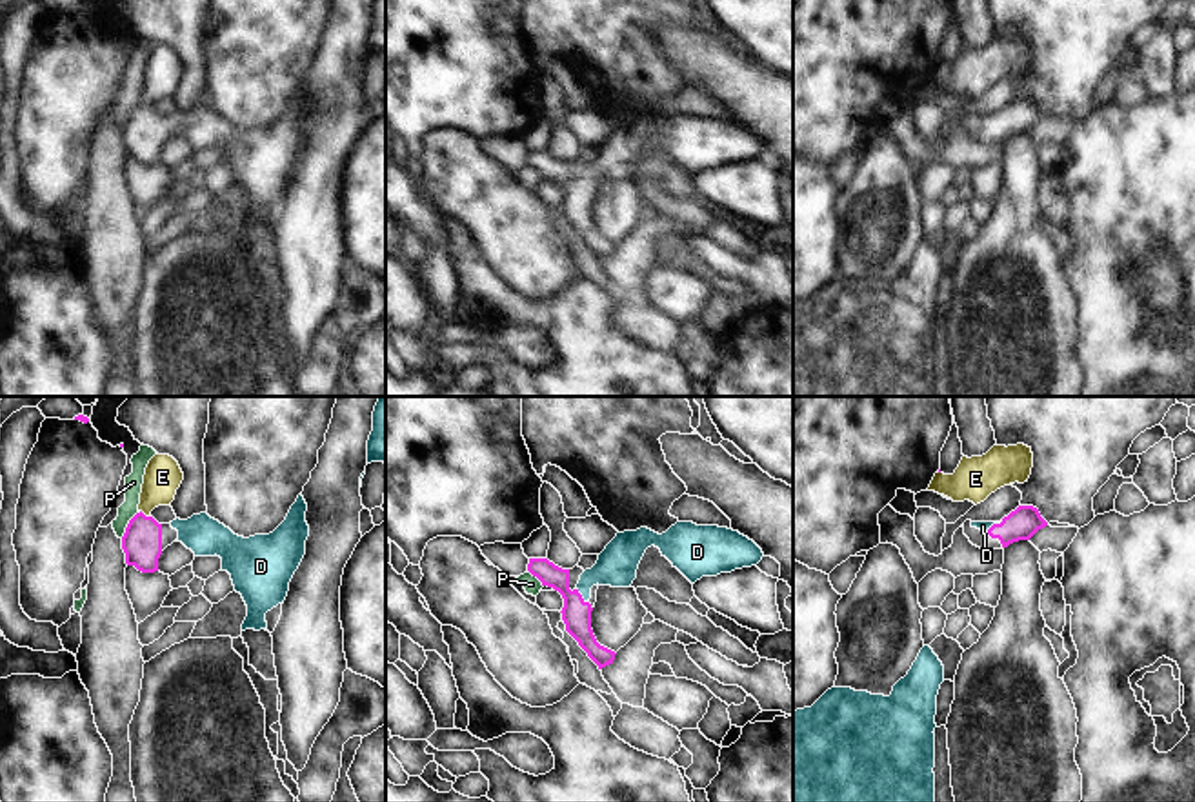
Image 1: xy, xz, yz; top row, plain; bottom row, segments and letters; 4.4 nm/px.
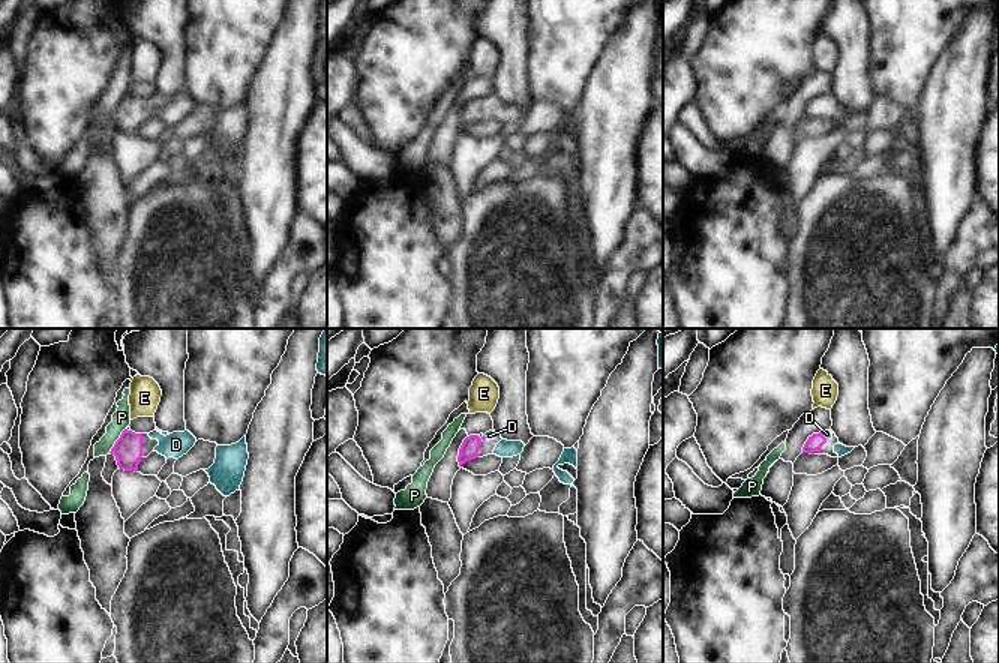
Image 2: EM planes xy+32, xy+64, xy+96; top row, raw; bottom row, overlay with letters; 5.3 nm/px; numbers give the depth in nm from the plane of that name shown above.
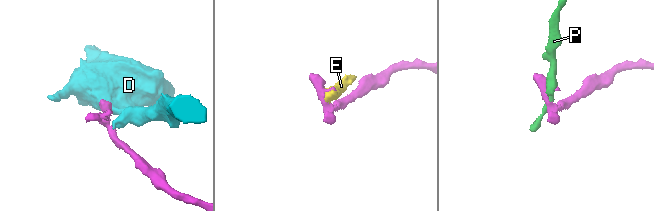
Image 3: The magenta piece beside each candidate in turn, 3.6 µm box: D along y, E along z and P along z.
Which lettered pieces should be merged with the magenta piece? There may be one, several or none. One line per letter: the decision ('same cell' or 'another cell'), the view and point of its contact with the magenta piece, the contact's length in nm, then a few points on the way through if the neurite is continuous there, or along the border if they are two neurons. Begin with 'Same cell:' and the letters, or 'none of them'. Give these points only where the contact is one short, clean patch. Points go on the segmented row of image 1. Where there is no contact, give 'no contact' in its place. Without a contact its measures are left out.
Same cell: D, E
D: same cell; contact xz (581, 595); length 90 nm; way xz (575, 613), (581, 595), (599, 573), (617, 564)
E: same cell; contact xy (144, 515); length 60 nm; way xy (142, 541), (144, 515), (162, 477)
P: another cell; contact xy (128, 524); length 150 nm

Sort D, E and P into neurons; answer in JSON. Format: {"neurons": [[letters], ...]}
{"neurons": [["D", "E"], ["P"]]}

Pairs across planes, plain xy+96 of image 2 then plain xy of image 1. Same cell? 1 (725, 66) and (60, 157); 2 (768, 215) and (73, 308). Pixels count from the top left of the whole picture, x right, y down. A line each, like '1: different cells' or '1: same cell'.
1: same cell
2: same cell

